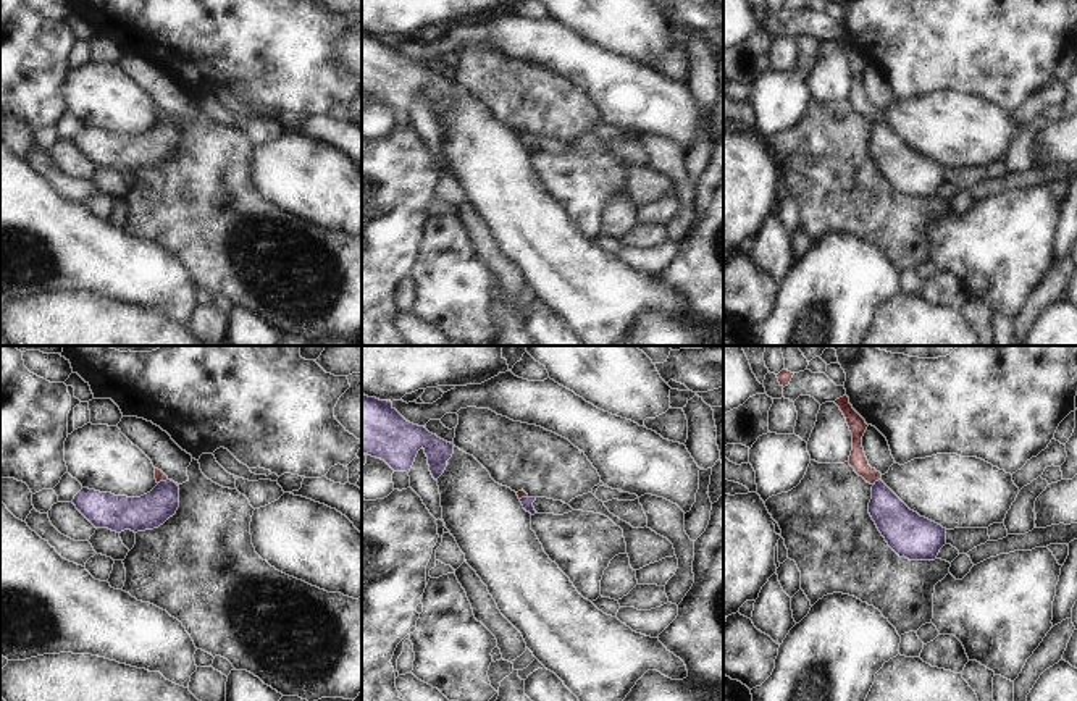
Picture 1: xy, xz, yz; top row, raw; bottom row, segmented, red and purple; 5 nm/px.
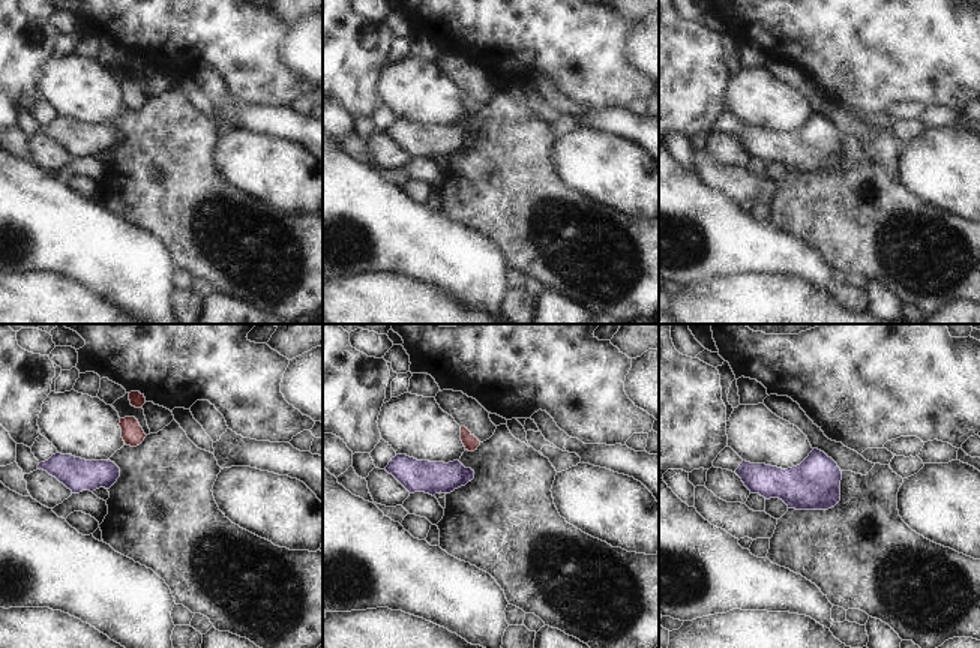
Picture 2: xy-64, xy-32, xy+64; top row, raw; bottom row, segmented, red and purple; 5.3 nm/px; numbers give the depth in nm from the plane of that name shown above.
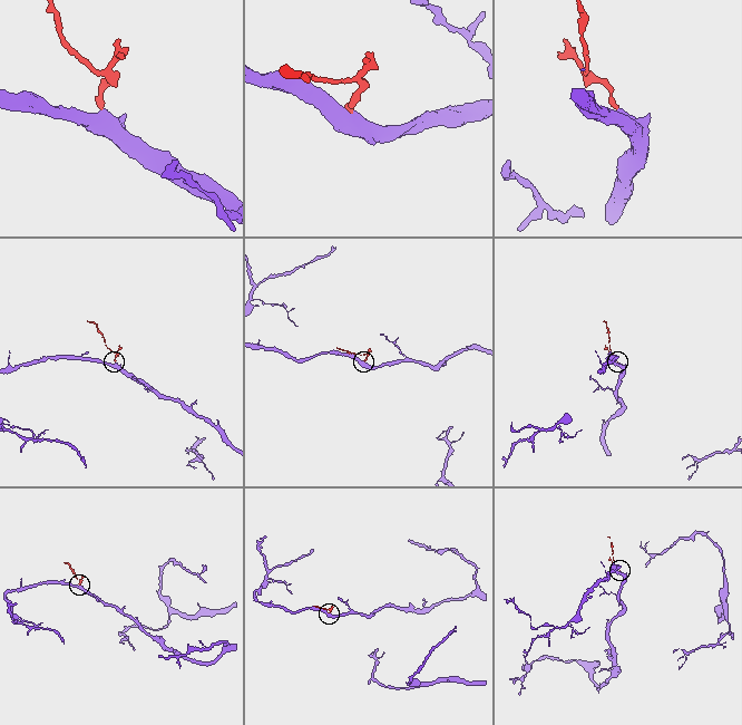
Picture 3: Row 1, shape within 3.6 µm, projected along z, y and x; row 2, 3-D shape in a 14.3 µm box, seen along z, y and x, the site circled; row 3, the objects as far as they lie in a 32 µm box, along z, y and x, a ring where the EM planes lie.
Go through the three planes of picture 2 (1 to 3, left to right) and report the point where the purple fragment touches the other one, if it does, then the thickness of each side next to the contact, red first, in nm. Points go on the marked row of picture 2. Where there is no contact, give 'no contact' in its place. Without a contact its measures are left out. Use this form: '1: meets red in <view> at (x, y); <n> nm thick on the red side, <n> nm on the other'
1: no contact
2: no contact
3: no contact

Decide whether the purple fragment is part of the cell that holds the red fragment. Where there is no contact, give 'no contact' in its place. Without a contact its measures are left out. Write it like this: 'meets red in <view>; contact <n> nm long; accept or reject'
meets red in yz; contact 50 nm long; accept

